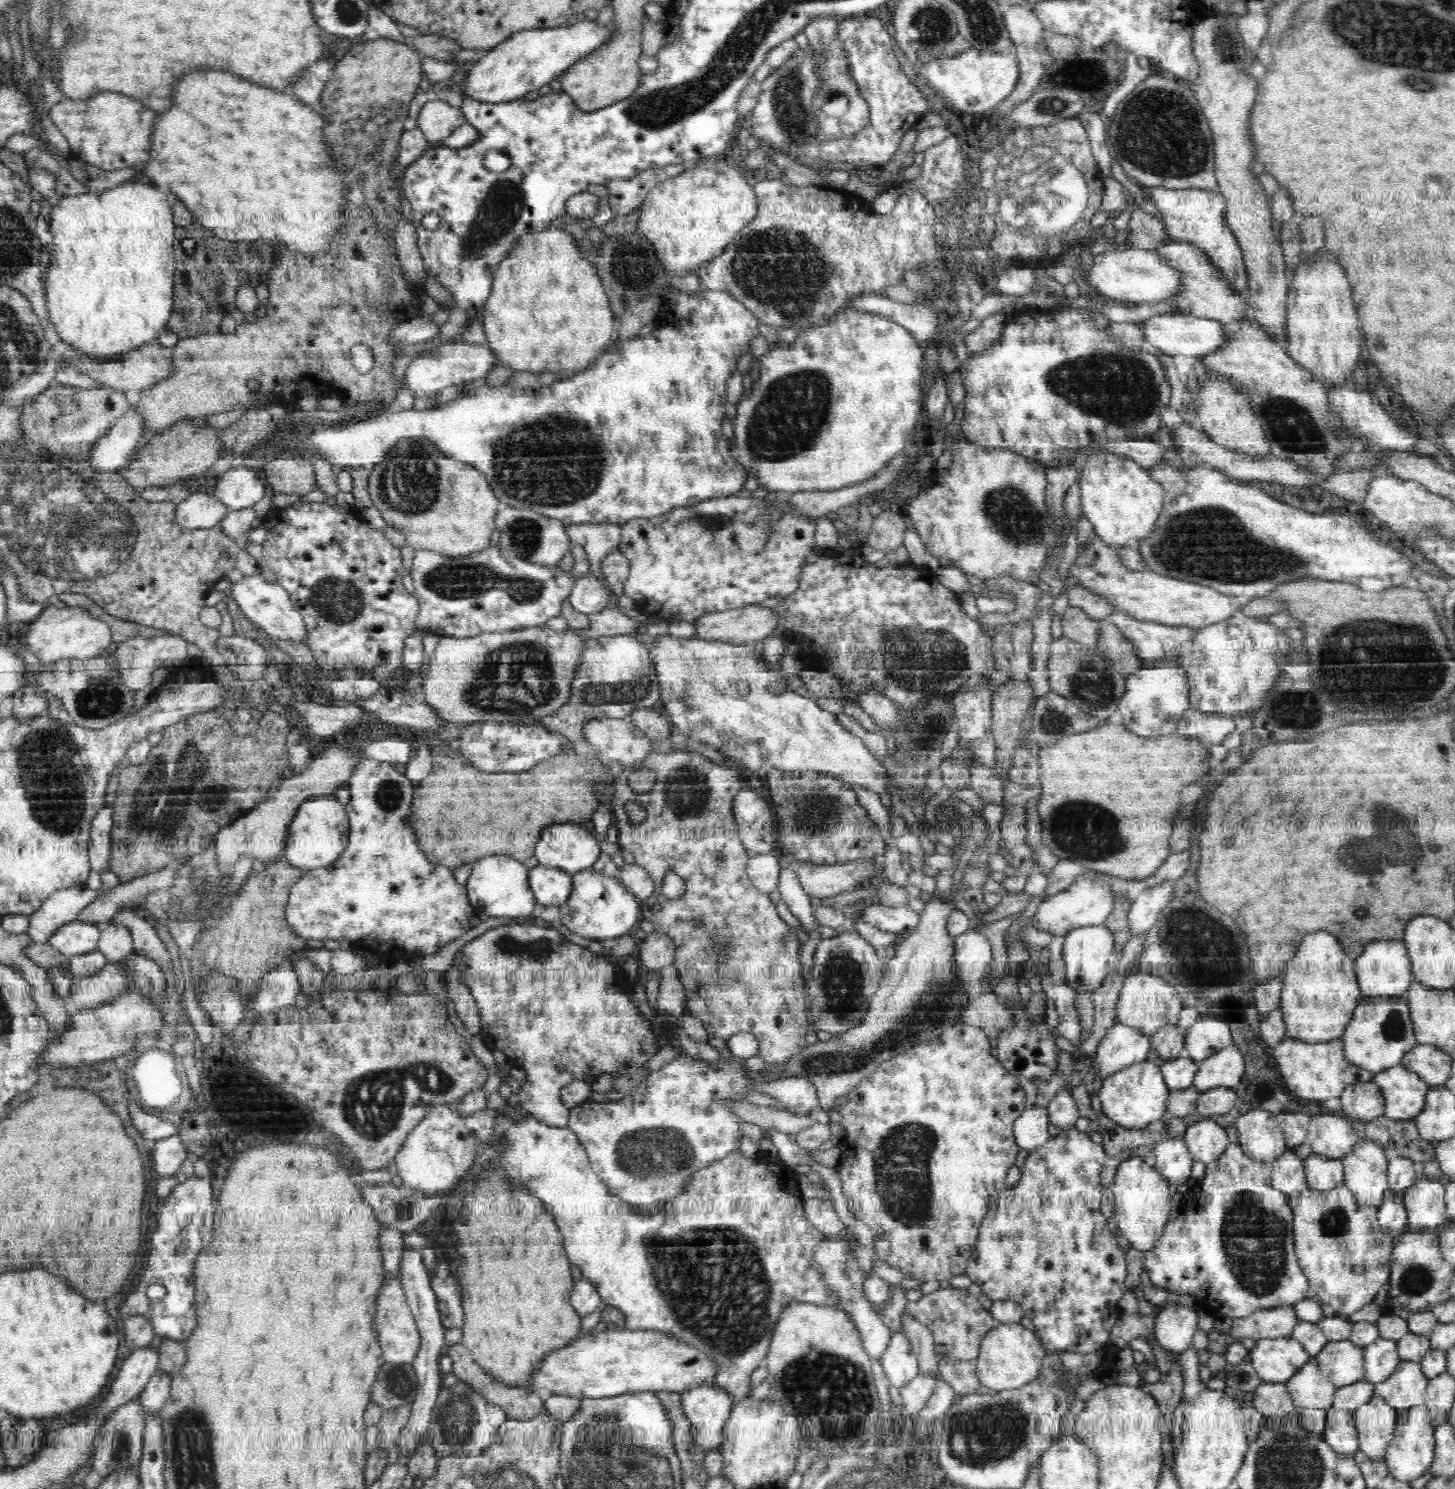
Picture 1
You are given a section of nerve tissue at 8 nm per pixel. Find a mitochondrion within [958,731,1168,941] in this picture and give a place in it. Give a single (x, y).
(1088, 831)

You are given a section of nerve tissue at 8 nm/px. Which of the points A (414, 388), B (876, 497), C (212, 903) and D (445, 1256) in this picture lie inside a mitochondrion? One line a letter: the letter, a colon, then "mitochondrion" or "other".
A: other
B: other
C: mitochondrion
D: other

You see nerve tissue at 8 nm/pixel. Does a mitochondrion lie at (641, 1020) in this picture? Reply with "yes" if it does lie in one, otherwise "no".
no

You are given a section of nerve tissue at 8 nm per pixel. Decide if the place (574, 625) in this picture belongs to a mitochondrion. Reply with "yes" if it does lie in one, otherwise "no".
no

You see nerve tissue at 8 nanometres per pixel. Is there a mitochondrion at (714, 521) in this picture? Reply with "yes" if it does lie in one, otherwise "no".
yes

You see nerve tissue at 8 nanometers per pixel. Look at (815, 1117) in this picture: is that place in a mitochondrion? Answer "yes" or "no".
no

